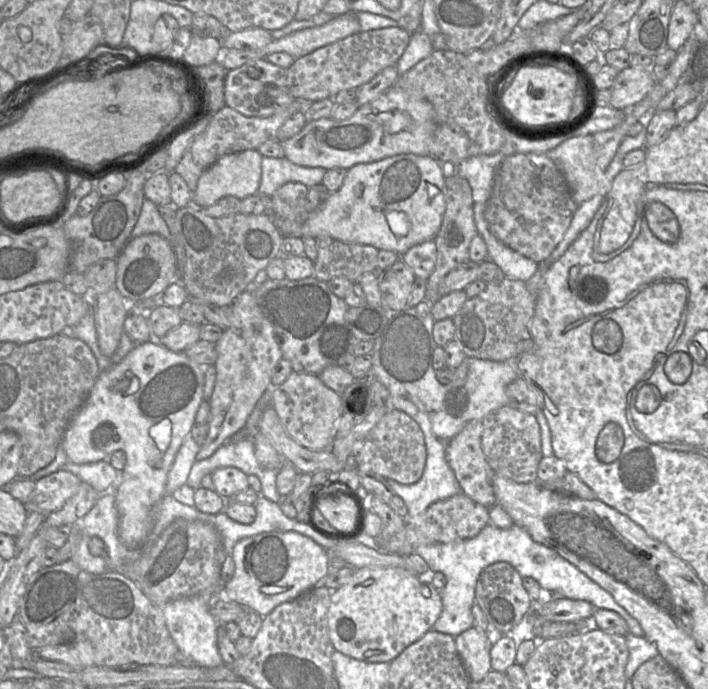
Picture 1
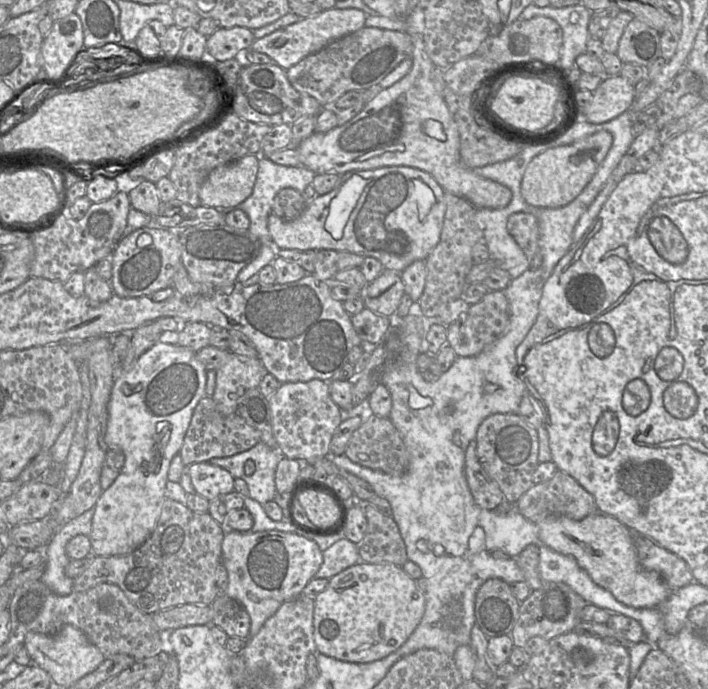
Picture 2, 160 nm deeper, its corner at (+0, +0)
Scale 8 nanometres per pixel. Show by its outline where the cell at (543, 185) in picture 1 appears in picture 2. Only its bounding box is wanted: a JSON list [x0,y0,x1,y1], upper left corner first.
[507,212,542,269]

